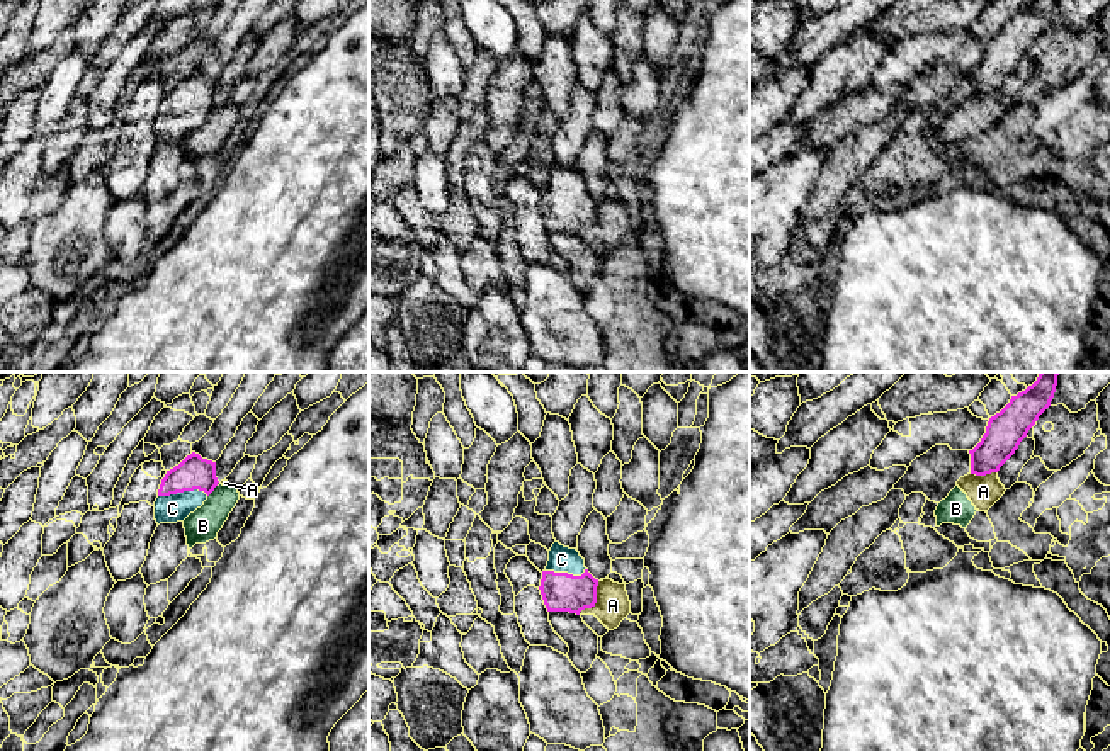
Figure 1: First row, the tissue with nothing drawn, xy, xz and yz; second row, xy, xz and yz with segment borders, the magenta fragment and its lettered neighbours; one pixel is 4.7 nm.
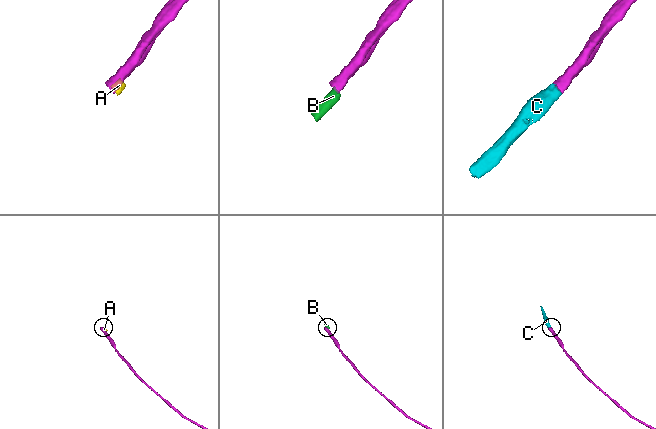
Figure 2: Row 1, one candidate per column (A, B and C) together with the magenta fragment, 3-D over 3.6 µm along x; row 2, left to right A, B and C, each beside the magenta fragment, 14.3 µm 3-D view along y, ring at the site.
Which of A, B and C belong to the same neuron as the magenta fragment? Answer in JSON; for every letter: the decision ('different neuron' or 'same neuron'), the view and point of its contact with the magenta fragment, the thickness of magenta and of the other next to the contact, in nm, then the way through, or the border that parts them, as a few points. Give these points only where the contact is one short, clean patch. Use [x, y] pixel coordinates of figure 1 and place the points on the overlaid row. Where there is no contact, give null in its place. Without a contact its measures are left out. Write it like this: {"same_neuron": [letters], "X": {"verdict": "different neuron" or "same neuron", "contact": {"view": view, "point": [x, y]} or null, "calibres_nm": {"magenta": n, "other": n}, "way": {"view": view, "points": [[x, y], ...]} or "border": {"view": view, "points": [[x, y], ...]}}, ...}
{"same_neuron": ["C"], "A": {"verdict": "different neuron", "contact": {"view": "xz", "point": [595, 600]}, "calibres_nm": {"magenta": 190, "other": 160}, "border": {"view": "xz", "points": [[599, 581], [595, 602], [578, 614]]}}, "B": {"verdict": "different neuron", "contact": {"view": "xy", "point": [213, 490]}, "calibres_nm": {"magenta": 160, "other": 160}, "border": {"view": "xy", "points": [[216, 485], [208, 496]]}}, "C": {"verdict": "same neuron", "contact": {"view": "xy", "point": [182, 491]}, "calibres_nm": {"magenta": 160, "other": 130}, "way": {"view": "xy", "points": [[194, 473], [194, 478], [182, 491], [172, 508]]}}}

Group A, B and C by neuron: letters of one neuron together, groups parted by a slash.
A B / C

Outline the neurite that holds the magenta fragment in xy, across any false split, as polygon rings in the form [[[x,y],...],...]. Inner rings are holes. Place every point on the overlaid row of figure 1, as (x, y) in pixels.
[[[192,452],[161,479],[155,501],[156,523],[184,522],[204,505],[218,483],[216,462]]]

